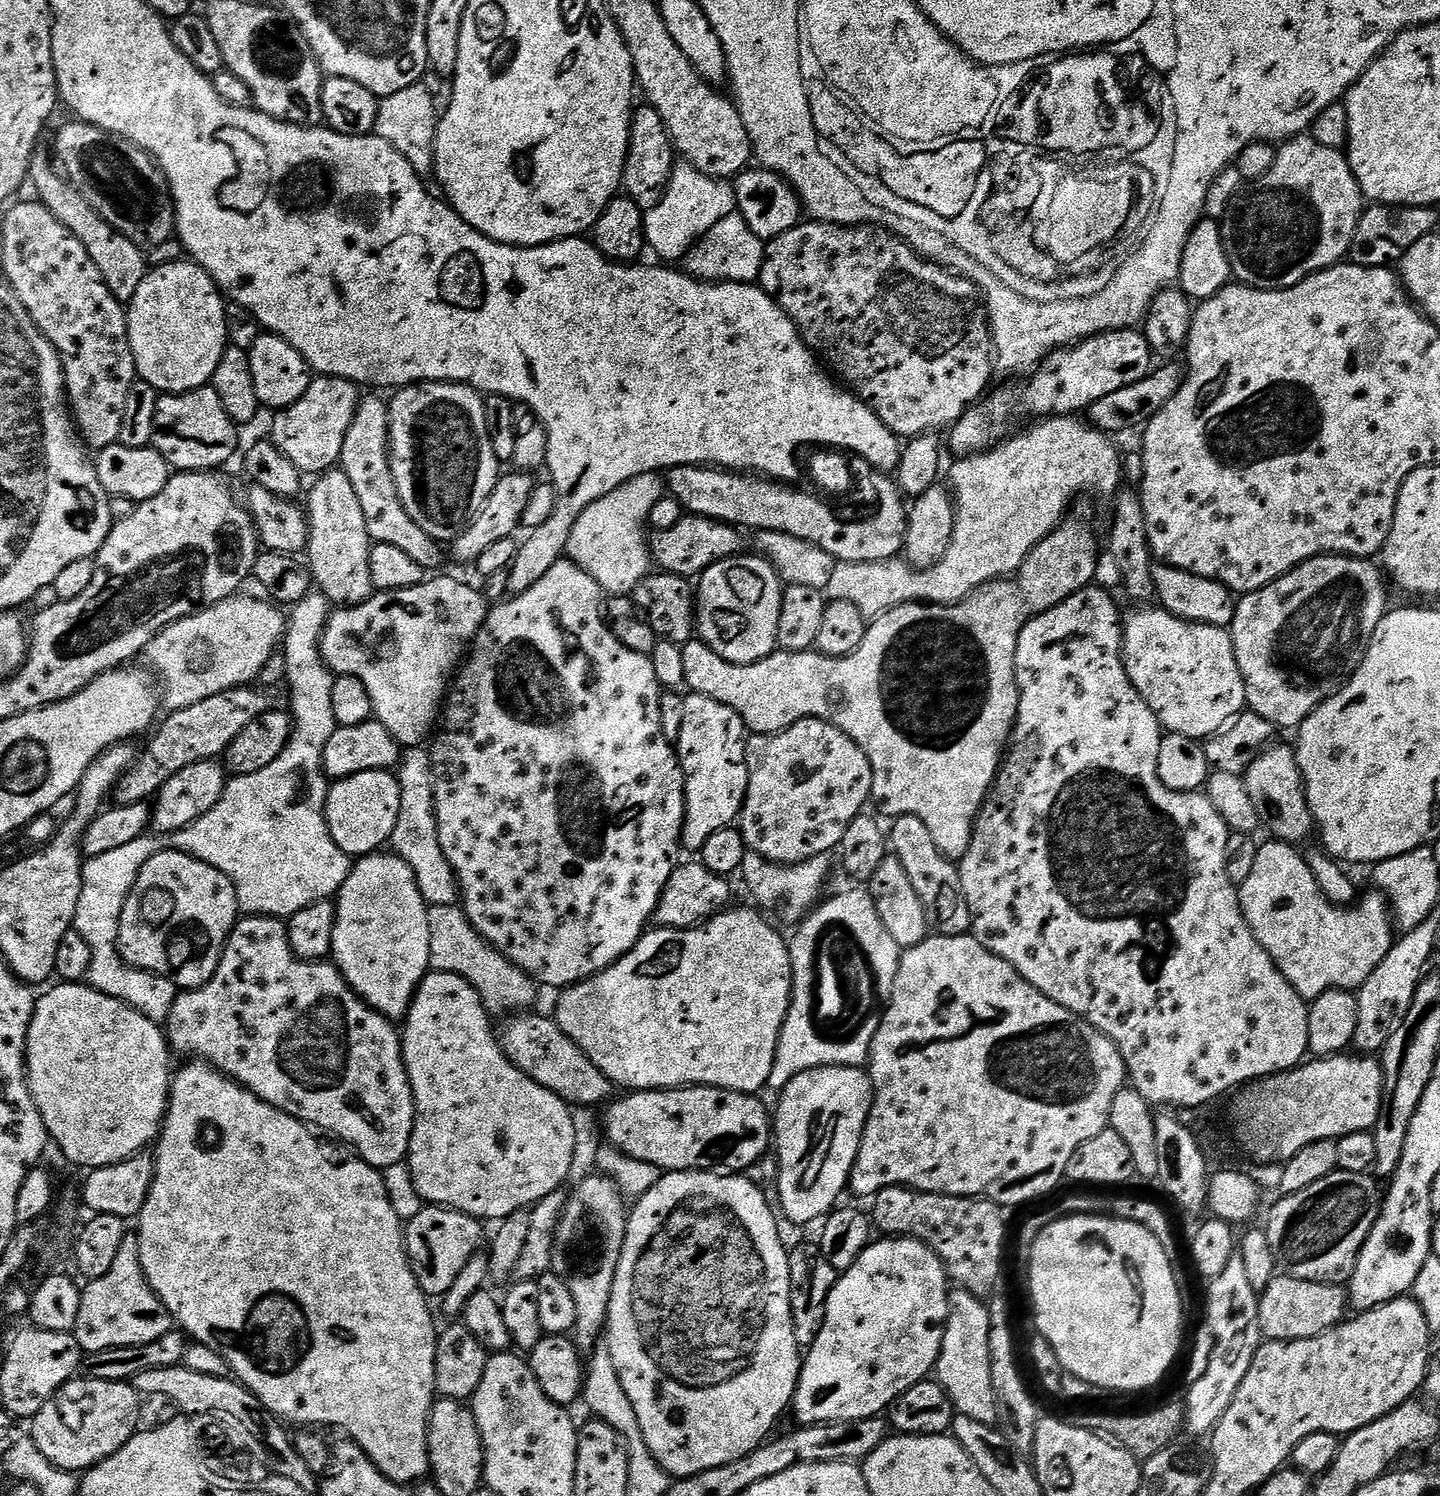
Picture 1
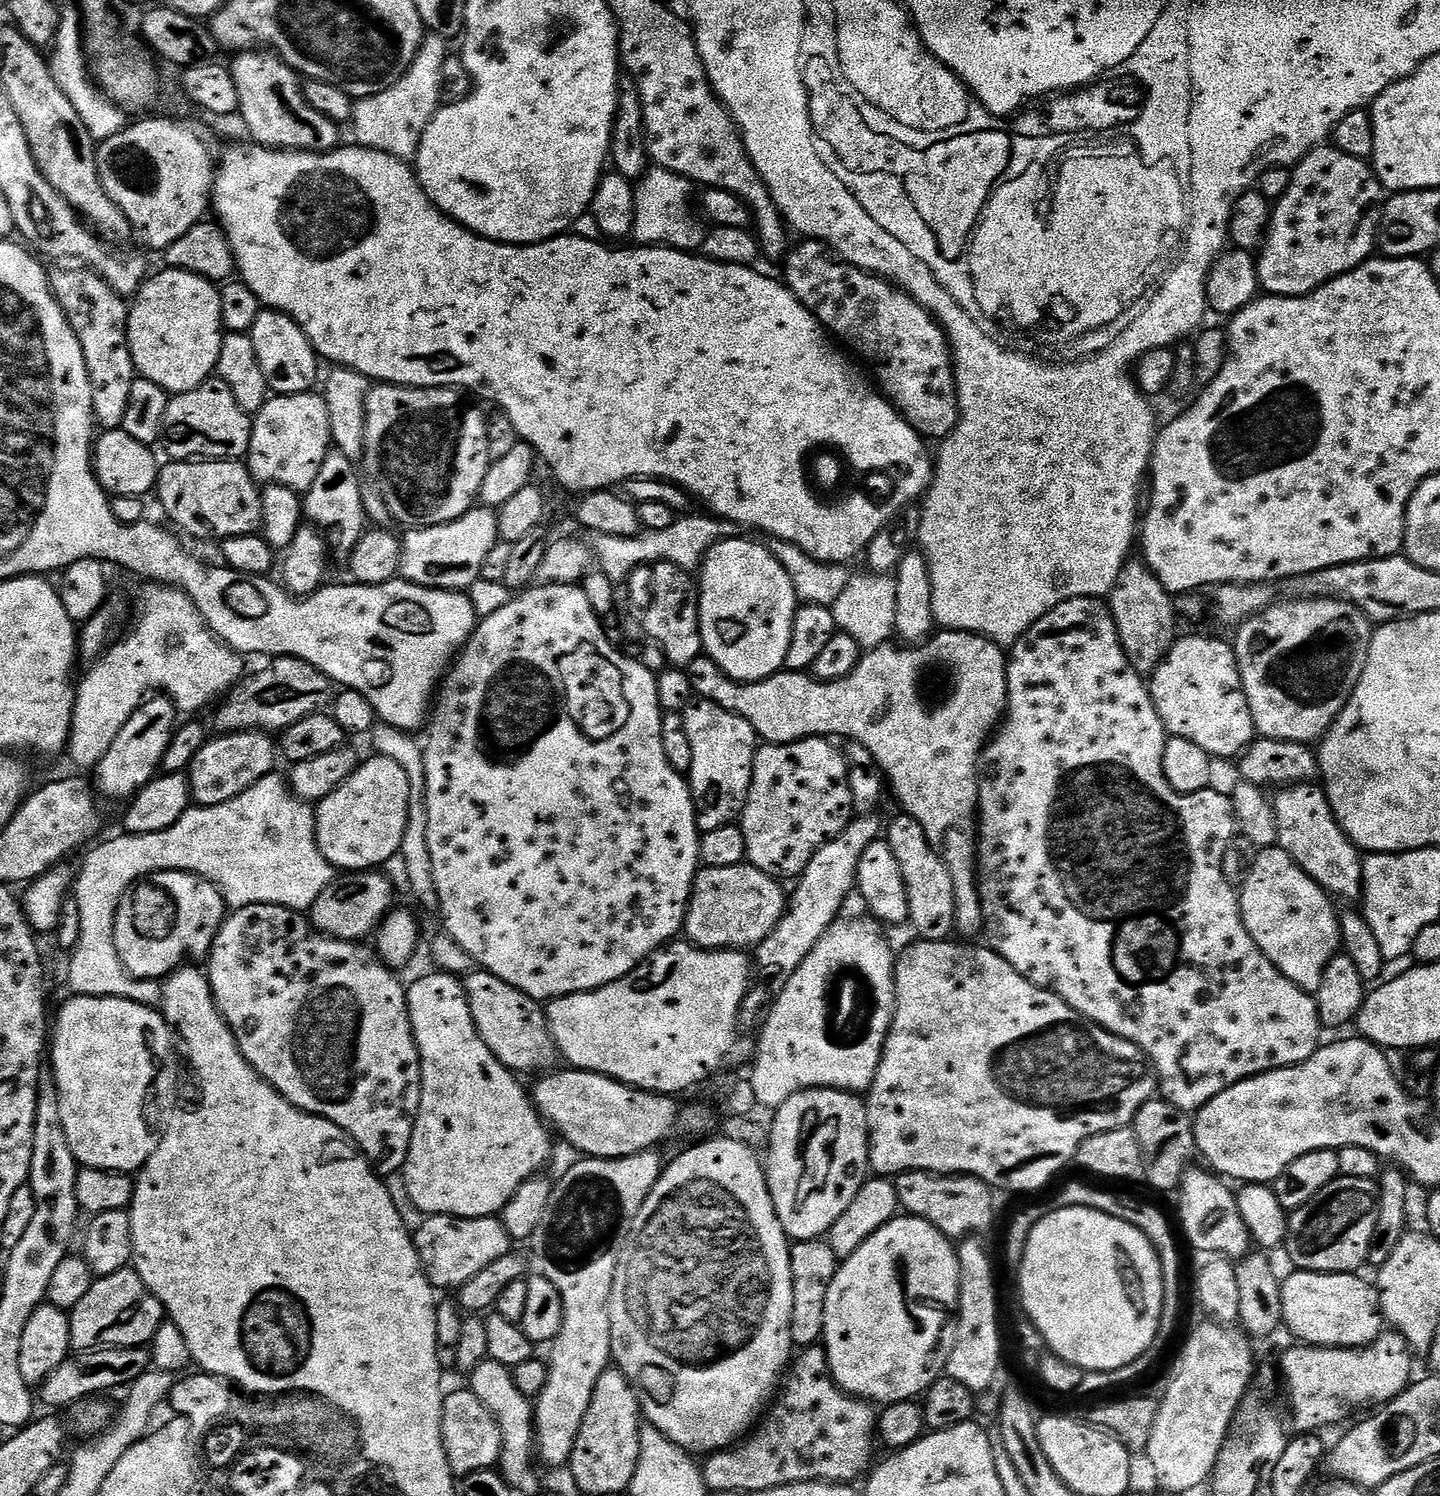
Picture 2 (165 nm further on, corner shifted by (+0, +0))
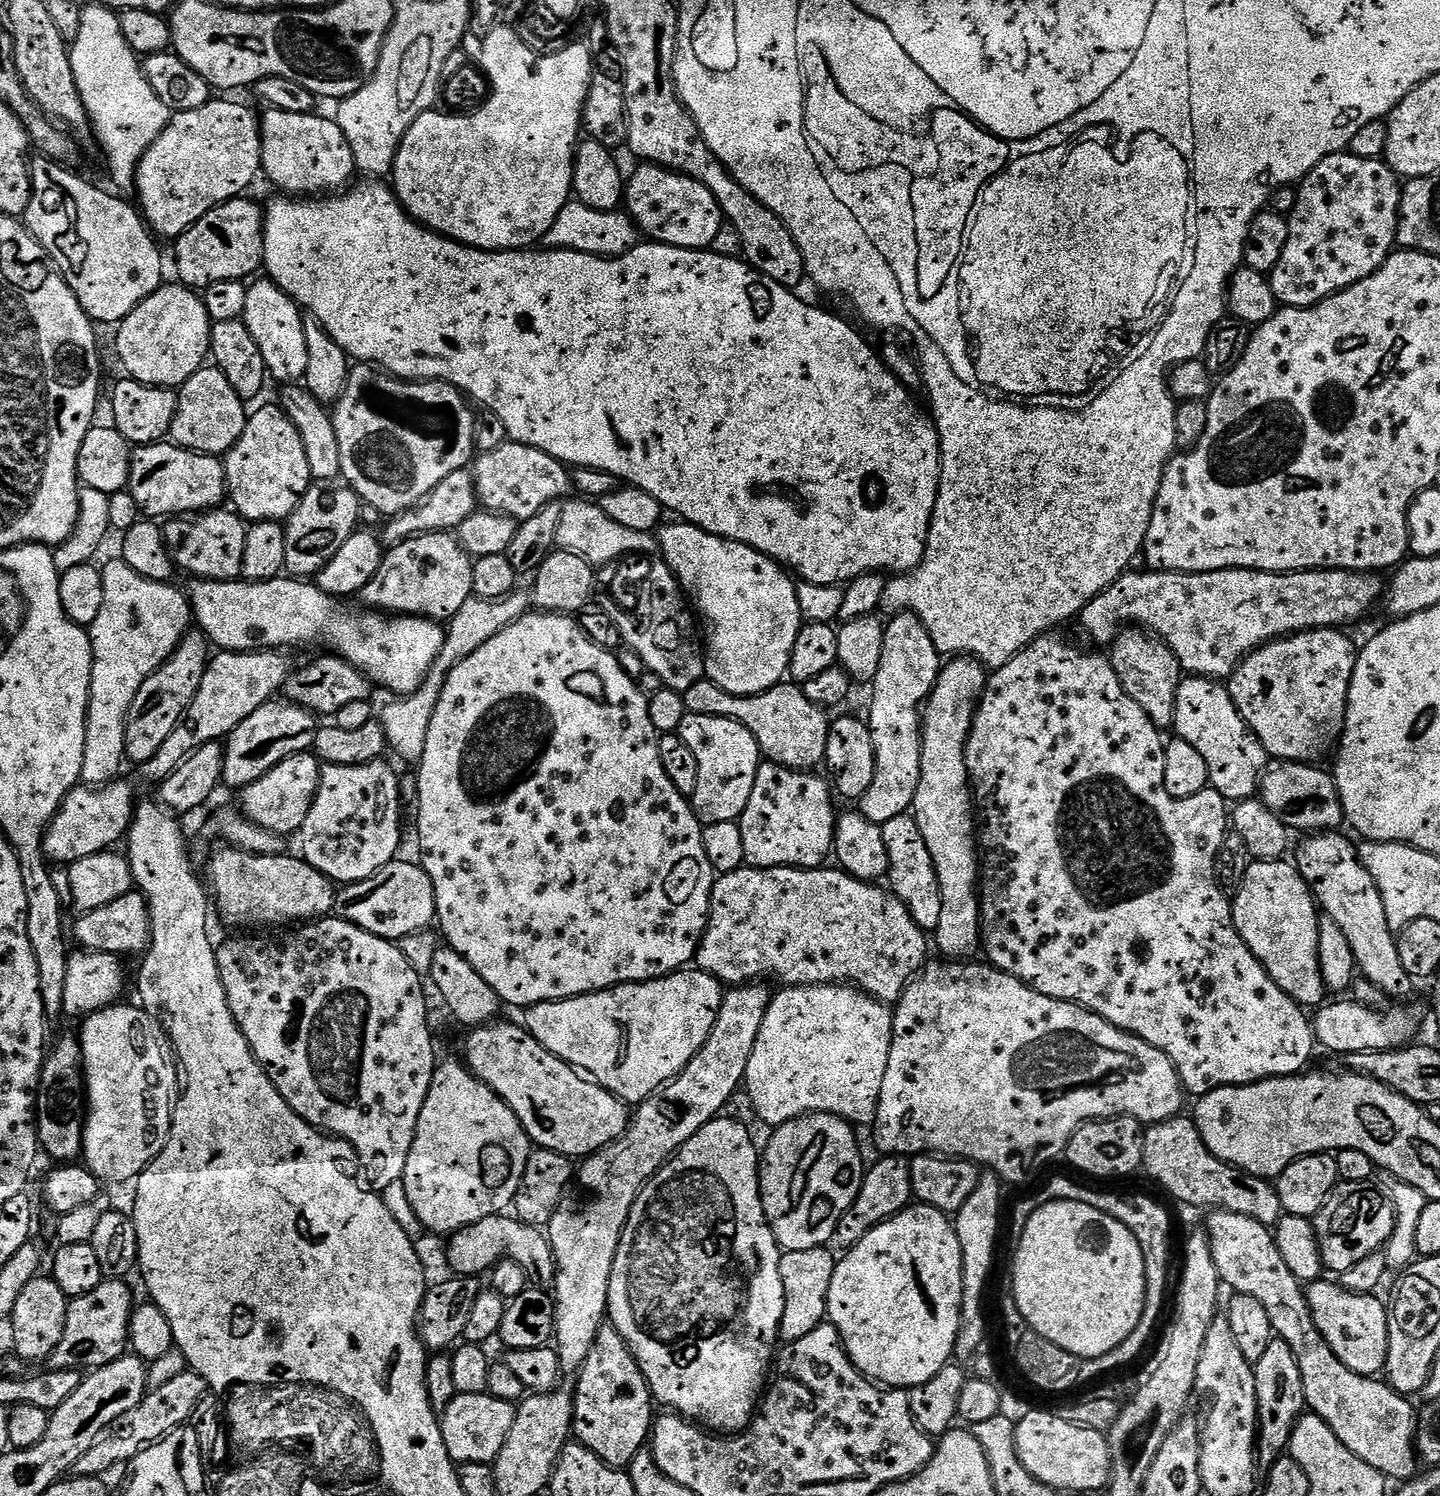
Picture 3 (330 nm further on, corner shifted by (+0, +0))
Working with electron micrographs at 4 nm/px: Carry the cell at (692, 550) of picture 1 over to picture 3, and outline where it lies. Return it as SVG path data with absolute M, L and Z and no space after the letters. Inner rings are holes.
M505 442L498 450L479 453L474 460L476 499L481 509L514 518L517 522L534 518L548 504L573 495L569 465L534 446Z

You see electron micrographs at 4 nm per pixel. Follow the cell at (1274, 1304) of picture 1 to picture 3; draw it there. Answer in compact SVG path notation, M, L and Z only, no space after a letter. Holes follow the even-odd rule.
M1327 1278L1311 1281L1307 1285L1306 1295L1313 1322L1326 1340L1327 1346L1333 1350L1342 1364L1354 1374L1379 1377L1384 1370L1386 1354L1388 1353L1388 1308L1379 1300L1379 1295L1351 1292L1338 1282L1332 1284Z

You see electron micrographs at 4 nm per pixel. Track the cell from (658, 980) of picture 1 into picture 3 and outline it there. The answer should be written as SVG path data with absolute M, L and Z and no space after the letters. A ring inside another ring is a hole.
M681 970L671 972L669 976L663 976L657 980L643 980L640 984L620 984L617 988L607 988L601 992L587 992L584 996L571 996L568 1000L551 1000L550 1002L535 1004L534 1007L523 1013L522 1024L542 1047L550 1050L550 1054L554 1054L559 1060L565 1060L567 1064L571 1064L581 1073L587 1074L596 1083L603 1086L606 1091L612 1092L617 1098L623 1100L625 1104L639 1106L647 1096L651 1096L653 1092L657 1092L668 1081L674 1079L690 1062L690 1058L694 1058L694 1054L698 1054L698 1050L702 1050L706 1038L710 1038L714 1018L718 1018L718 1010L724 994L725 989L720 981L714 979L710 974L699 970Z

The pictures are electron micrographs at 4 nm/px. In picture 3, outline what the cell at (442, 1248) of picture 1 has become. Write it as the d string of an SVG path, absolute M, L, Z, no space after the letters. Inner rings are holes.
M501 1214L482 1218L482 1222L474 1222L465 1228L459 1228L447 1237L448 1240L448 1264L453 1273L462 1276L480 1276L487 1273L499 1260L513 1260L526 1270L529 1281L536 1286L552 1286L556 1282L556 1259L552 1253L552 1247L547 1235L541 1229L534 1226L526 1226L512 1214Z

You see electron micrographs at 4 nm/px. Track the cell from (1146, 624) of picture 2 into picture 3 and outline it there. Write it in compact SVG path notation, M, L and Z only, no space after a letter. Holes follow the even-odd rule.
M1125 627L1110 645L1110 659L1122 690L1134 698L1156 728L1168 730L1174 722L1176 691L1182 679L1178 658L1169 650L1159 636L1139 627Z

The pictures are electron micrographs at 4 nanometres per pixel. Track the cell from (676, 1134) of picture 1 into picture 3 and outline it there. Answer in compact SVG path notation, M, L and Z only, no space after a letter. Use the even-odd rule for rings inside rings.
M493 1022L484 1024L480 1028L471 1029L467 1033L468 1037L464 1040L464 1056L462 1055L463 1063L468 1065L469 1070L474 1073L480 1081L486 1086L490 1086L490 1090L494 1090L494 1094L498 1094L498 1098L502 1098L506 1102L506 1106L510 1106L510 1110L514 1110L514 1114L518 1118L518 1122L523 1126L525 1134L528 1135L529 1141L533 1145L541 1148L548 1148L551 1152L557 1152L569 1158L587 1158L592 1153L602 1150L608 1144L612 1144L619 1136L628 1128L630 1123L630 1108L623 1100L617 1098L612 1092L608 1092L603 1086L596 1083L595 1080L587 1075L581 1074L571 1064L567 1064L565 1060L559 1060L554 1054L550 1054L550 1050L546 1050L540 1045L537 1040L528 1033L527 1028L516 1024L500 1024L501 1022Z

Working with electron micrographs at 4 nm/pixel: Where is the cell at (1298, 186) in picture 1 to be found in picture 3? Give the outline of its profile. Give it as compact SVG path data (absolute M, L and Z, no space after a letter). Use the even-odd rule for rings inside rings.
M1347 150L1322 158L1296 188L1296 205L1287 217L1286 250L1270 273L1277 301L1285 308L1309 308L1378 271L1397 247L1401 191L1401 177L1383 159L1363 160Z

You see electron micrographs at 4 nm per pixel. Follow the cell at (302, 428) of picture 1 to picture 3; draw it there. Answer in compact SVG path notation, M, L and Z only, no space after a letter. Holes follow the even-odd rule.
M275 403L249 415L242 438L223 457L224 487L231 507L245 521L287 521L313 483L312 467L306 462L302 434Z

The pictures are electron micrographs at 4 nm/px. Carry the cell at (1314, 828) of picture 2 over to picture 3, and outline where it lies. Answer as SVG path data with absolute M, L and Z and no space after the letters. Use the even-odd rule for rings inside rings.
M1329 830L1301 839L1304 841L1294 857L1296 869L1308 883L1319 911L1334 918L1334 922L1338 922L1341 927L1342 934L1346 934L1350 950L1354 950L1359 975L1367 978L1390 998L1408 996L1414 981L1410 974L1406 974L1402 961L1398 959L1396 936L1390 922L1386 922L1386 906L1382 906L1382 894L1378 894L1374 878L1370 878L1366 866L1362 866L1357 845L1352 845L1340 834L1339 831Z

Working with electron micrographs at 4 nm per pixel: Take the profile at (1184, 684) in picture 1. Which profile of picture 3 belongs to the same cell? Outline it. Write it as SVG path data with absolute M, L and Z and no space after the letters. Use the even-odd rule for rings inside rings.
M1206 676L1181 679L1174 702L1175 735L1190 742L1206 762L1210 787L1228 802L1253 799L1260 786L1260 775L1269 762L1268 751L1248 729L1234 706L1234 698L1223 683Z

